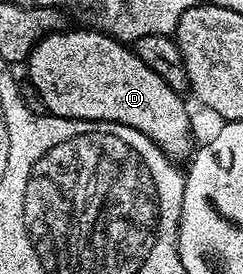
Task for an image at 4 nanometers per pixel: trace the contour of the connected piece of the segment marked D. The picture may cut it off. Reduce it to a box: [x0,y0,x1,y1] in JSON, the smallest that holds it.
[27,27,195,159]

